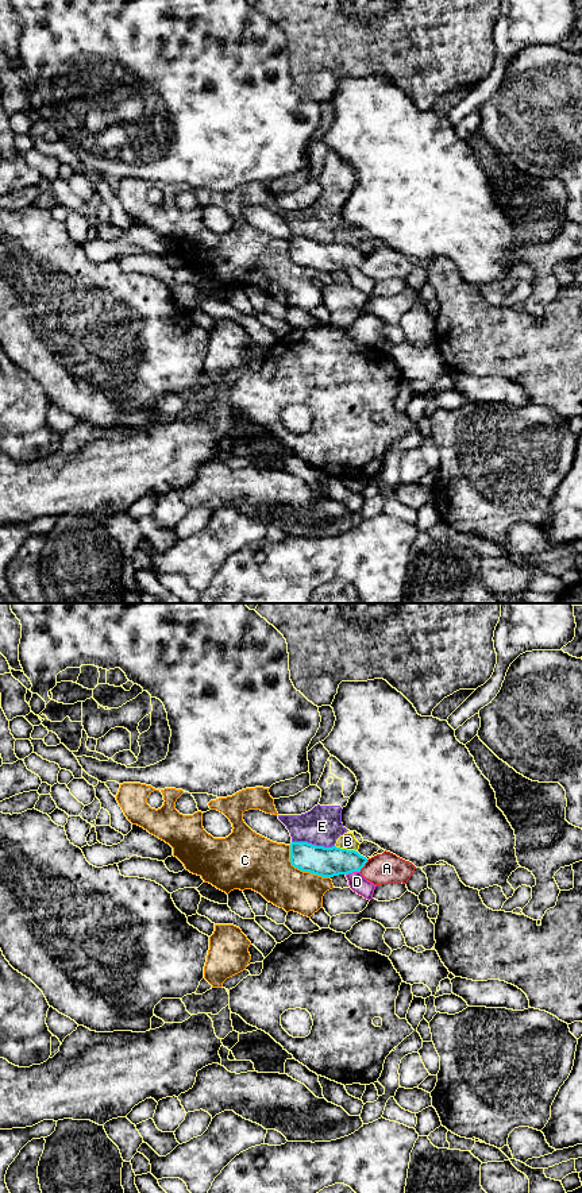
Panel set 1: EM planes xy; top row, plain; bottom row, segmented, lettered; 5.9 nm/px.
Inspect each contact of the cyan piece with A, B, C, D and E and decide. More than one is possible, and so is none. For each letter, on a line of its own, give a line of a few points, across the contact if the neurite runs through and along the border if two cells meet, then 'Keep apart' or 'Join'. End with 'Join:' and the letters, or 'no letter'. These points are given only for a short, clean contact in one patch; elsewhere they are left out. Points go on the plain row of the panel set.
A: Line: xy (367, 255), (359, 267). Keep apart
B: Line: xy (335, 240), (355, 247). Keep apart
C: Keep apart
D: Keep apart
E: Line: xy (292, 236), (334, 242). Keep apart
Join: no letter

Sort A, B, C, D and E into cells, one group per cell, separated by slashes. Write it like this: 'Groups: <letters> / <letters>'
Groups: A / B C E / D

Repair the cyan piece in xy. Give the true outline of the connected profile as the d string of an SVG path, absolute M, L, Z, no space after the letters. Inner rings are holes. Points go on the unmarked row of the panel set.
M308 238L290 239L290 258L294 263L321 273L361 267L367 254L355 246L324 243Z

